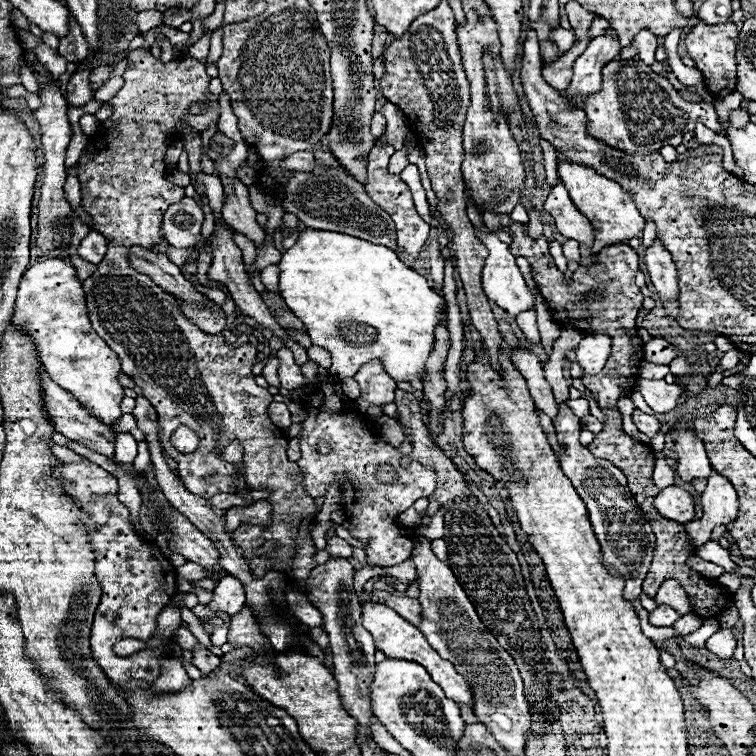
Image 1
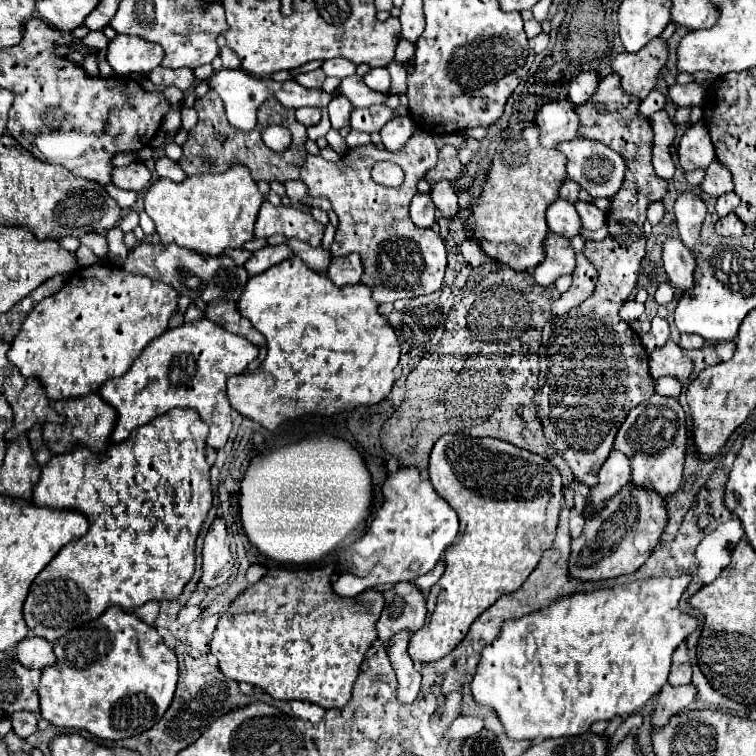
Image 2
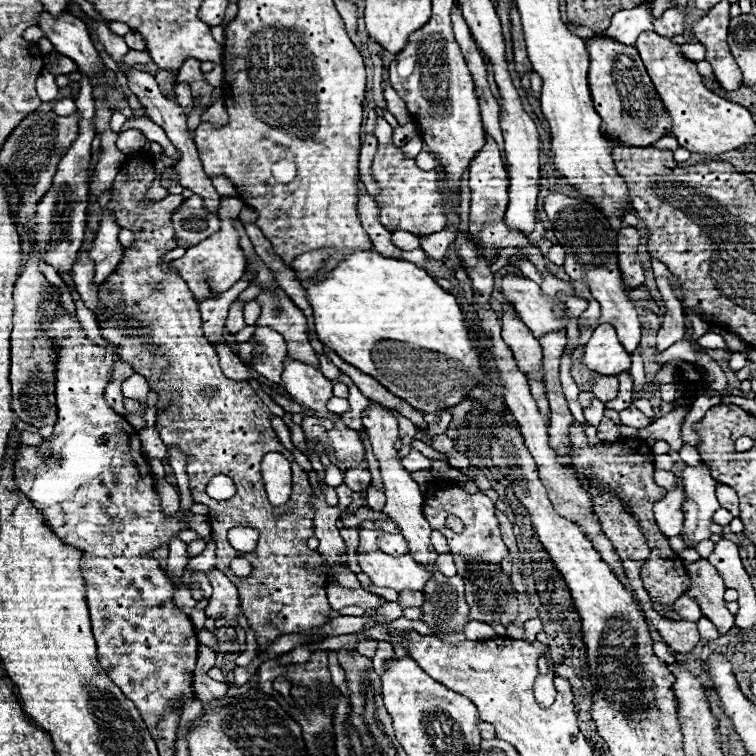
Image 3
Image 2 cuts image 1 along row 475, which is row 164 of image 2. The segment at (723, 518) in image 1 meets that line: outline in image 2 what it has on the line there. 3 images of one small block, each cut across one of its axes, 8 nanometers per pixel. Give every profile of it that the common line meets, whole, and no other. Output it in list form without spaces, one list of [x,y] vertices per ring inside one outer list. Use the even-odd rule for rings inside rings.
[[[714,160],[714,162],[706,168],[706,176],[704,176],[700,188],[702,188],[702,192],[706,192],[706,194],[718,198],[718,196],[722,196],[722,194],[726,194],[726,192],[732,192],[732,190],[734,190],[734,184],[732,184],[730,172],[728,172],[718,160]]]

